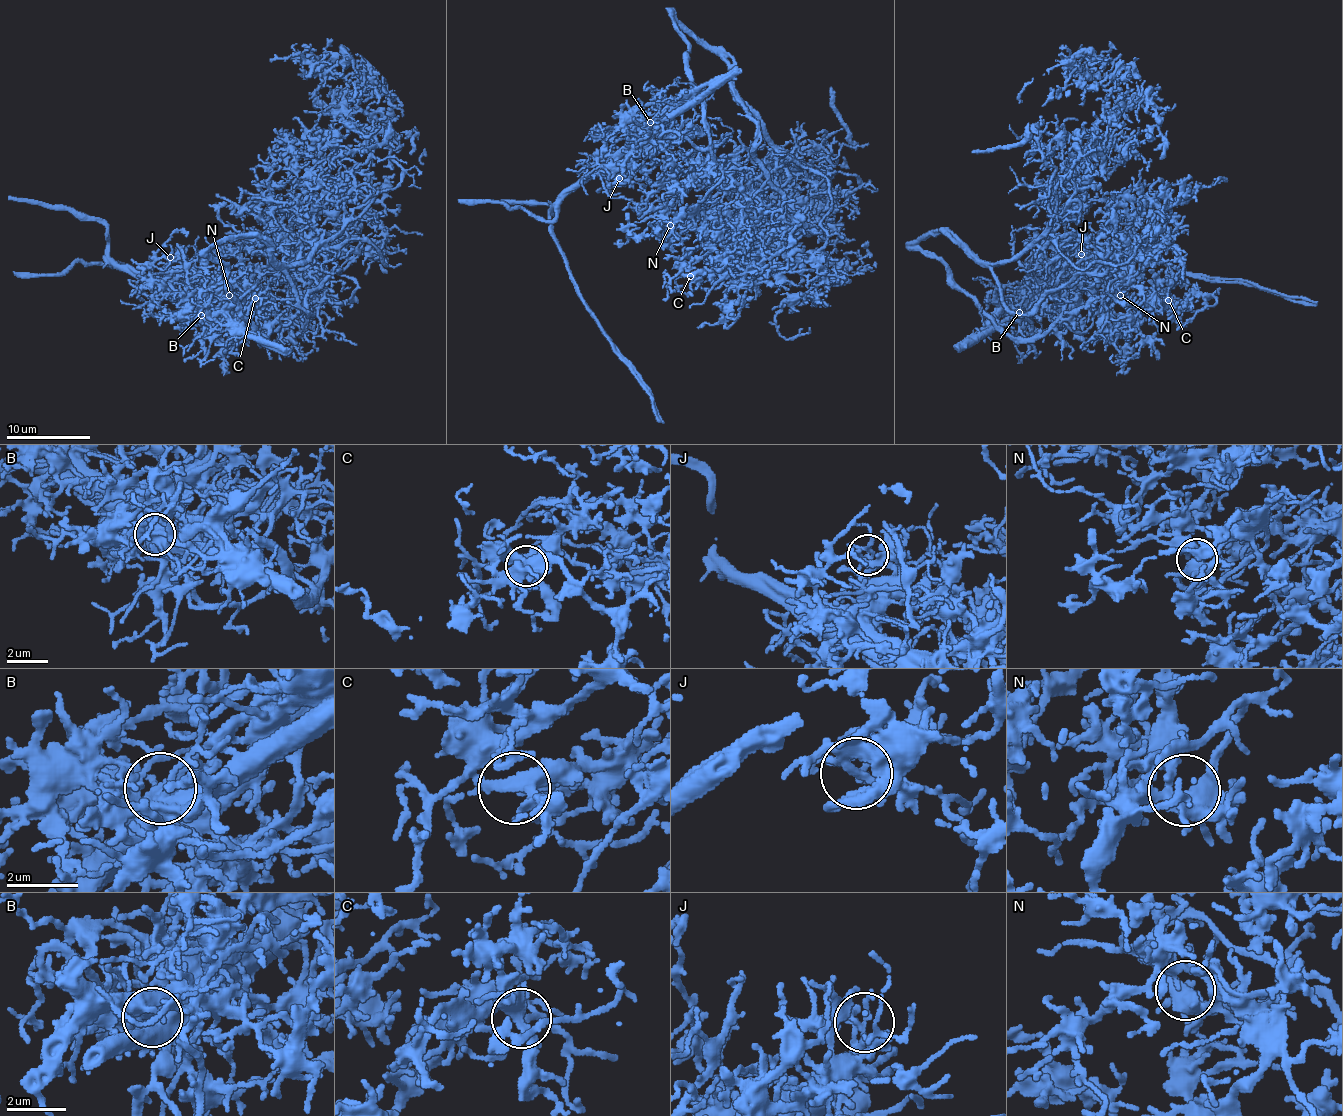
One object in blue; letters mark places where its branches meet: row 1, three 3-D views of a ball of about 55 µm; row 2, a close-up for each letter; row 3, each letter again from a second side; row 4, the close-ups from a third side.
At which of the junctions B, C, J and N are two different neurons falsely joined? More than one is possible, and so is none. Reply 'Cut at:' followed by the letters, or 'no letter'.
Cut at: B, J

